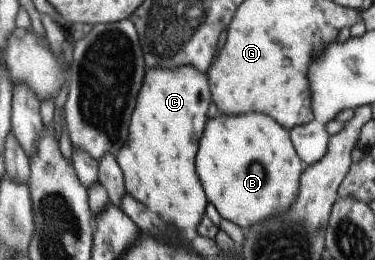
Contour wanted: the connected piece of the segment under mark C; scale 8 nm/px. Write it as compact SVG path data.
M194 68L148 70L127 125L126 142L115 156L126 194L185 236L193 235L207 204L194 158L210 106L208 90L204 74Z

